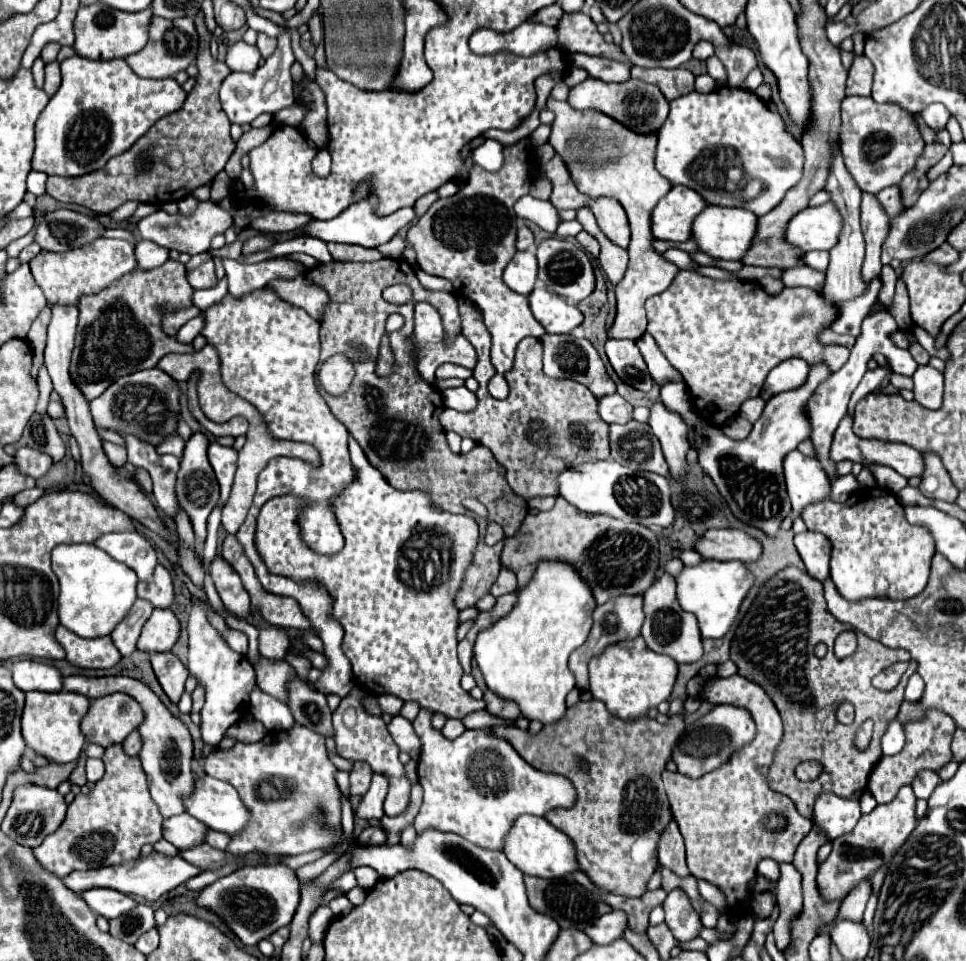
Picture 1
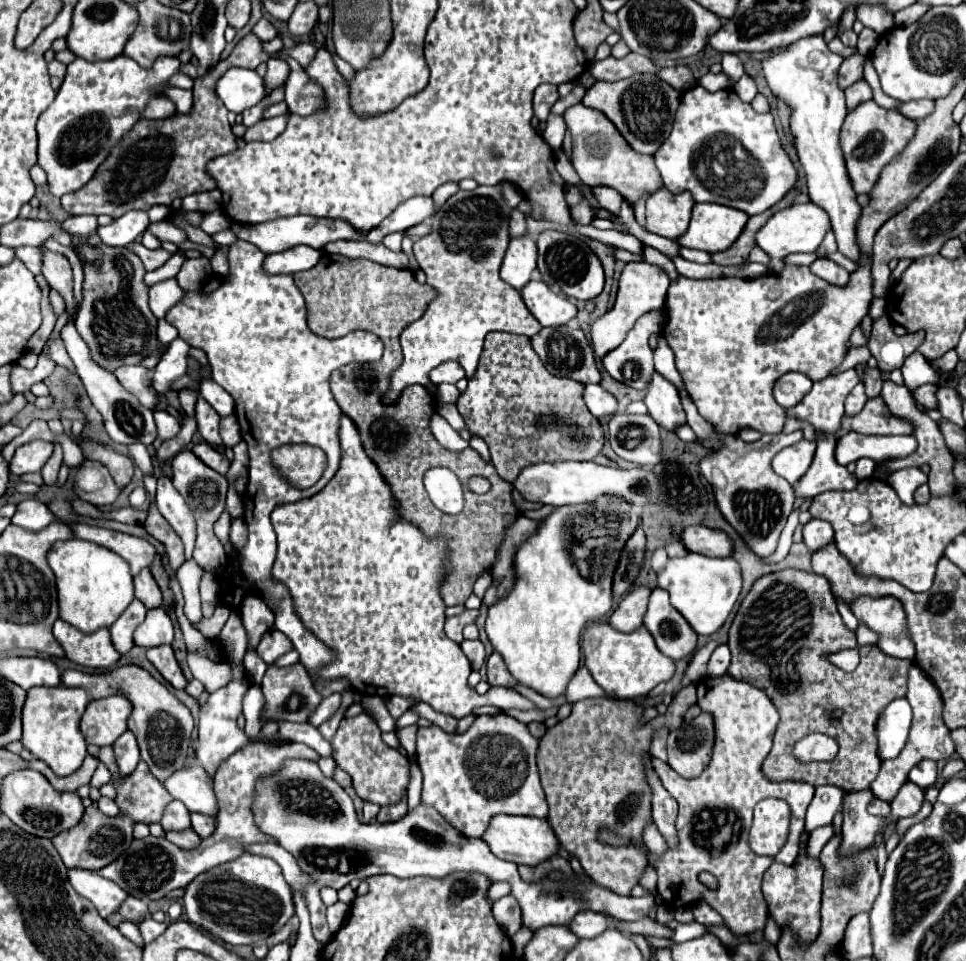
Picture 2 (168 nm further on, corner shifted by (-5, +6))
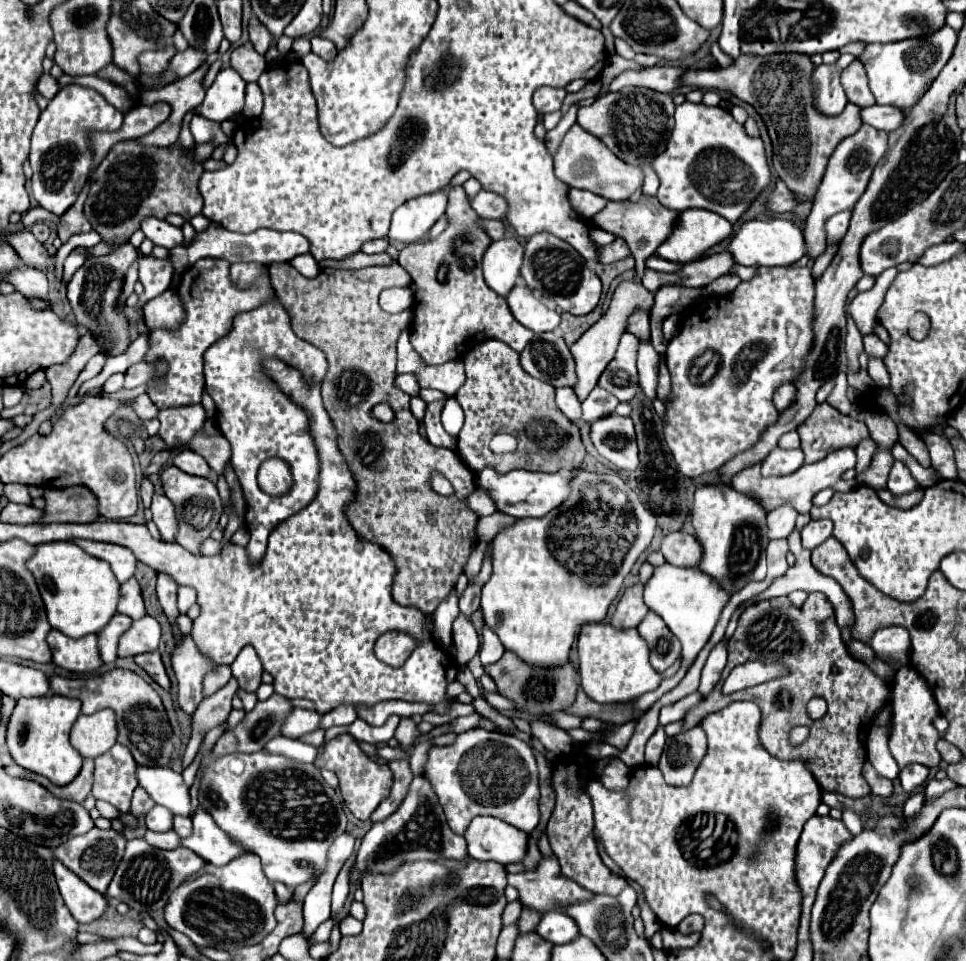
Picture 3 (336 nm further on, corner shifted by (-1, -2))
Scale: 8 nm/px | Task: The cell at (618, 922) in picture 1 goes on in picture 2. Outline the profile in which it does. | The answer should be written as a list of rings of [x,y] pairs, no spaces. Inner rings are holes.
[[[581,911],[577,913],[569,923],[567,923],[569,931],[573,931],[577,937],[581,939],[589,939],[589,937],[597,937],[607,929],[607,919],[601,913],[595,911]]]

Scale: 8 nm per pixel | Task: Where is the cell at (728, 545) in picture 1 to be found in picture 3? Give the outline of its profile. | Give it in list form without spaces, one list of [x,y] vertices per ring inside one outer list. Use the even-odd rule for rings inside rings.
[[[669,533],[663,539],[661,553],[665,555],[667,563],[675,567],[699,567],[701,563],[701,543],[689,533]]]

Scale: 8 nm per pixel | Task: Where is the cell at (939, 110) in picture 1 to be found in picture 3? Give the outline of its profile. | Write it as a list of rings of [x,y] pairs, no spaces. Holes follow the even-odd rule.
[[[873,105],[861,109],[861,119],[867,125],[873,125],[883,131],[895,131],[905,123],[905,111],[899,107],[885,107],[885,105]]]

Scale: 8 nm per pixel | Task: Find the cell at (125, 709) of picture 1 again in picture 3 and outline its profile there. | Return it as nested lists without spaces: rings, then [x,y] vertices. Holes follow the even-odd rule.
[[[97,711],[93,715],[79,715],[71,729],[71,745],[81,757],[99,757],[117,743],[117,719],[113,711]]]

